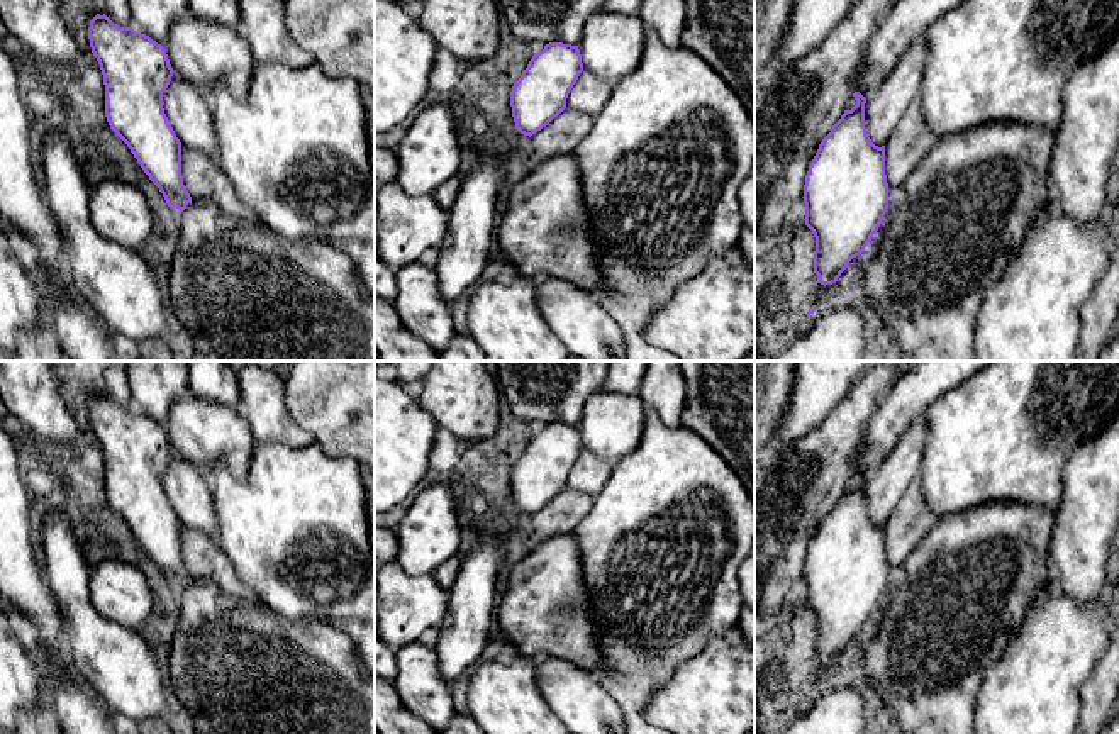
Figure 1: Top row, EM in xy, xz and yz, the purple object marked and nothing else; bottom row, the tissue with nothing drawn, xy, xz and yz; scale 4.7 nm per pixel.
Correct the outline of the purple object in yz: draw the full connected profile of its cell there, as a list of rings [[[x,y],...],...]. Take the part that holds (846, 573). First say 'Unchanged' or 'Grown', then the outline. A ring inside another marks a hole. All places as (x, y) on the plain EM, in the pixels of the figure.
Unchanged. [[[855,471],[853,476],[856,485],[844,490],[819,524],[804,564],[804,600],[816,617],[814,653],[824,666],[836,663],[849,641],[865,631],[888,588],[885,525],[875,525],[866,514],[866,478],[860,471]]]

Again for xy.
Unchanged. [[[97,393],[90,400],[88,419],[93,436],[97,437],[105,464],[105,497],[110,509],[127,524],[144,553],[159,568],[168,587],[176,587],[180,593],[192,581],[181,556],[181,522],[176,517],[163,488],[163,471],[168,468],[173,448],[166,429],[149,415],[136,412],[132,407],[119,407],[105,393]]]

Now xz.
Unchanged. [[[549,422],[534,432],[510,471],[515,509],[531,517],[558,497],[582,451],[578,425]]]

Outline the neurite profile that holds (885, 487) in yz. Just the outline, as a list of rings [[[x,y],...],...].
[[[922,415],[904,432],[877,471],[866,478],[865,507],[875,525],[887,525],[905,490],[919,476],[927,436],[929,427]]]

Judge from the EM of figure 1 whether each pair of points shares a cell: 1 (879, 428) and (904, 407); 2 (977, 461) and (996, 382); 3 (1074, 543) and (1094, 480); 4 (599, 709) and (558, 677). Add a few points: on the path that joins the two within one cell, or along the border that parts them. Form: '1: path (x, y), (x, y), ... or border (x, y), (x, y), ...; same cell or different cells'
1: path (885, 424), (897, 412); same cell
2: path (989, 441), (996, 434), (996, 402); same cell
3: path (1084, 528), (1094, 495); same cell
4: path (589, 707), (568, 687); same cell

